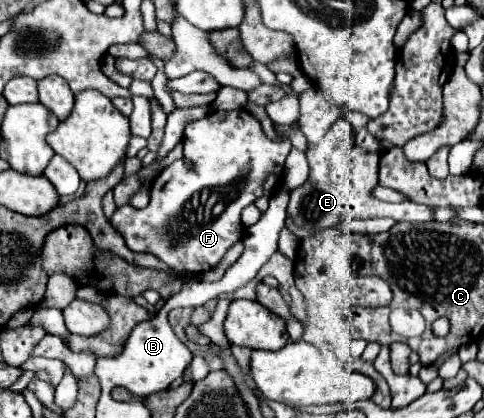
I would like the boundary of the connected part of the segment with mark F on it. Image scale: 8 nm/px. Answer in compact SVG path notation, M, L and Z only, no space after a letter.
M213 110L203 120L191 122L185 128L183 136L183 160L193 162L193 172L185 168L183 160L175 160L171 166L161 170L161 174L151 184L151 202L137 210L131 204L121 206L111 216L111 224L125 238L125 244L133 252L151 252L163 260L169 268L197 274L207 272L219 264L231 244L243 238L245 226L241 222L241 212L245 206L253 204L255 198L265 194L275 194L277 184L281 186L283 164L291 150L291 142L281 138L279 142L271 140L261 124L245 110Z

